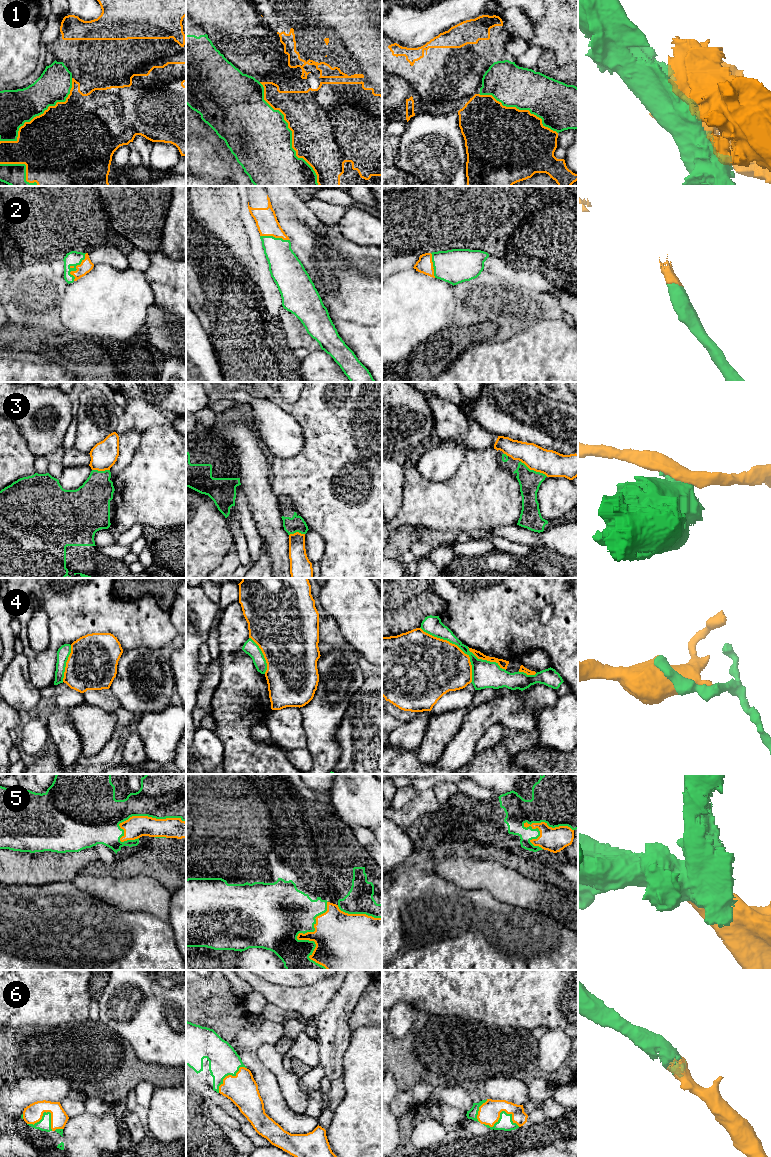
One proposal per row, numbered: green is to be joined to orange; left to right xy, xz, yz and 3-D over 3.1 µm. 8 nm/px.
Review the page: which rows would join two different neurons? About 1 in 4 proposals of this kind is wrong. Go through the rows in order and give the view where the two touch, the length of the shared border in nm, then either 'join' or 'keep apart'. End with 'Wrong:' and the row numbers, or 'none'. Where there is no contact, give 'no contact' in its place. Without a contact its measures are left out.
1: meets orange in xz; contact 950 nm long; keep apart
2: meets orange in xy; contact 240 nm long; join
3: meets orange in yz; contact 260 nm long; keep apart
4: meets orange in yz; contact 600 nm long; keep apart
5: meets orange in xz; contact 550 nm long; join
6: meets orange in yz; contact 300 nm long; join
Wrong: 1, 3, 4

